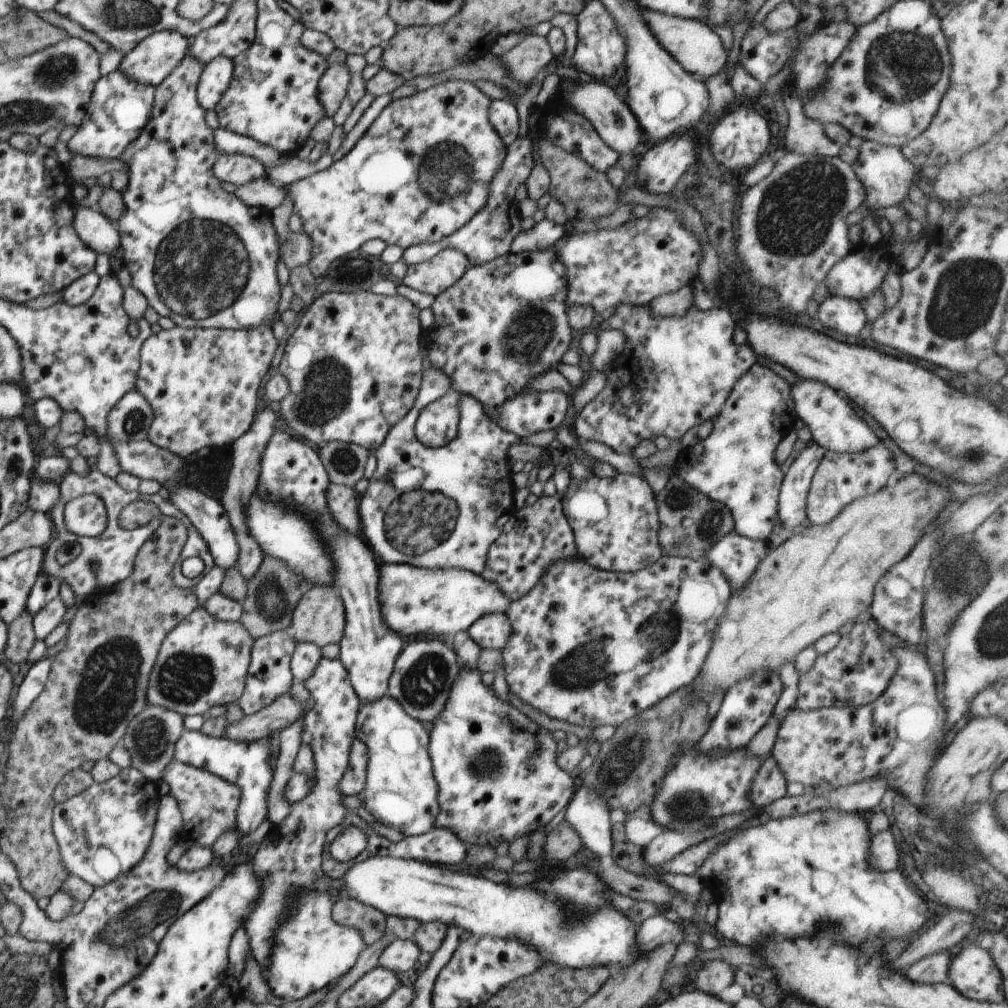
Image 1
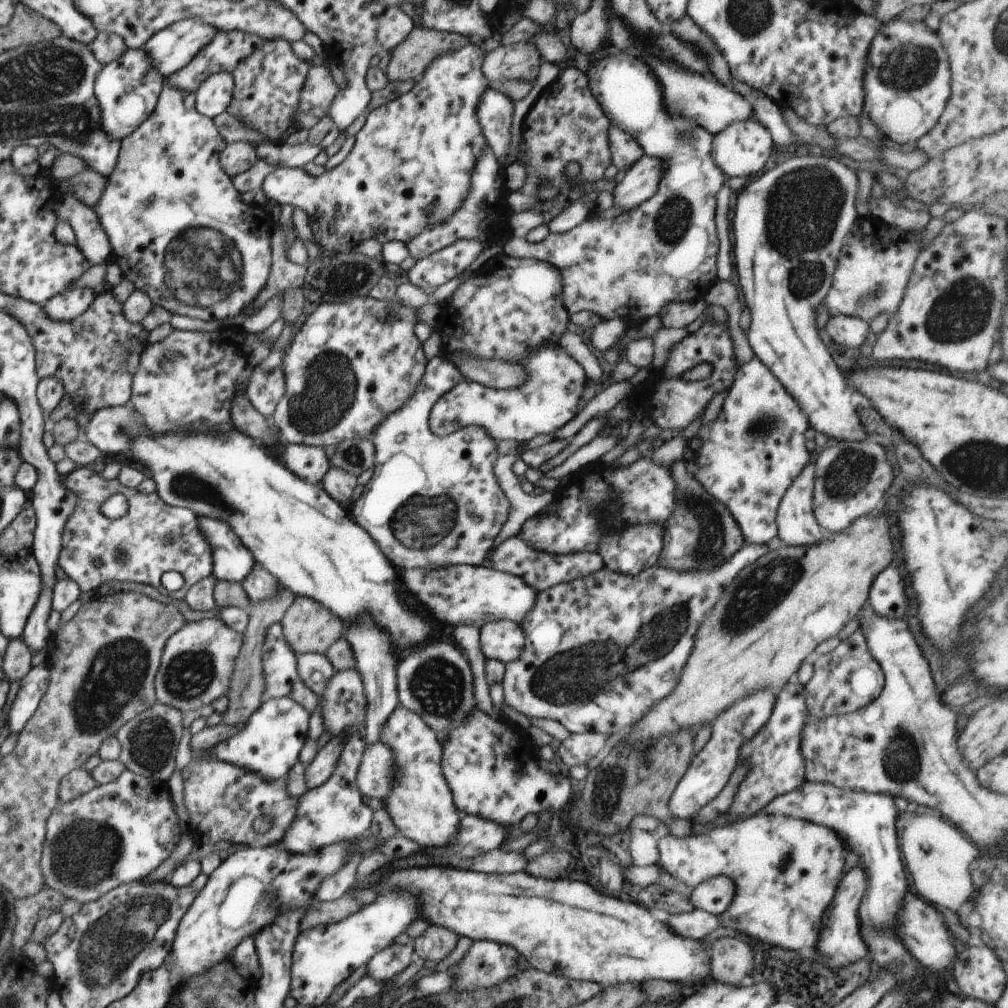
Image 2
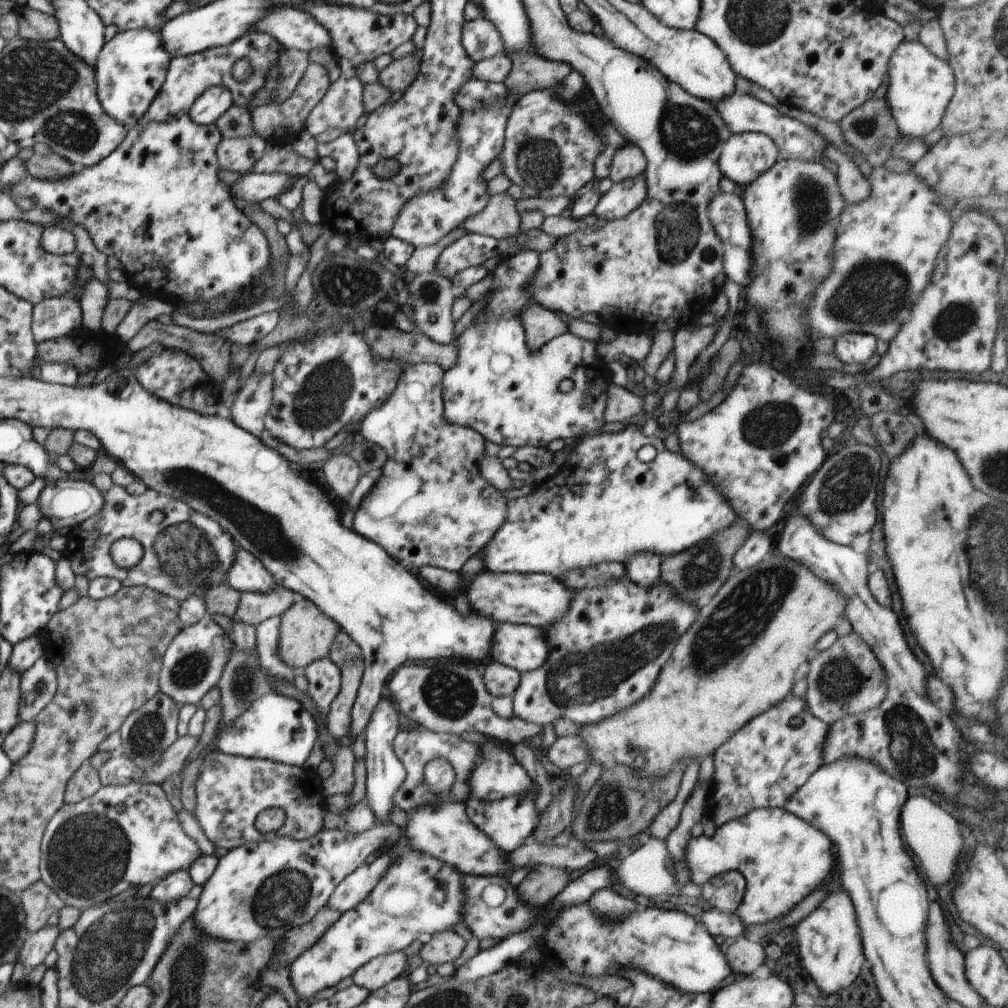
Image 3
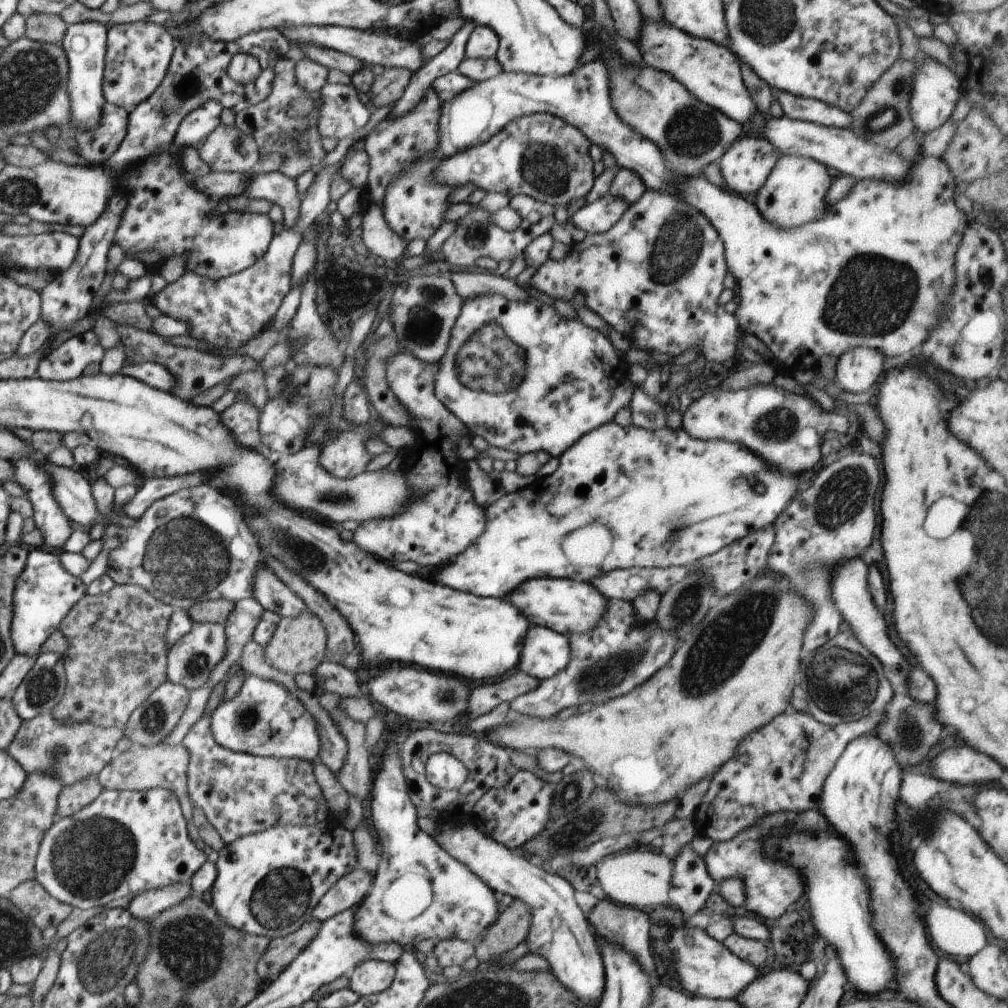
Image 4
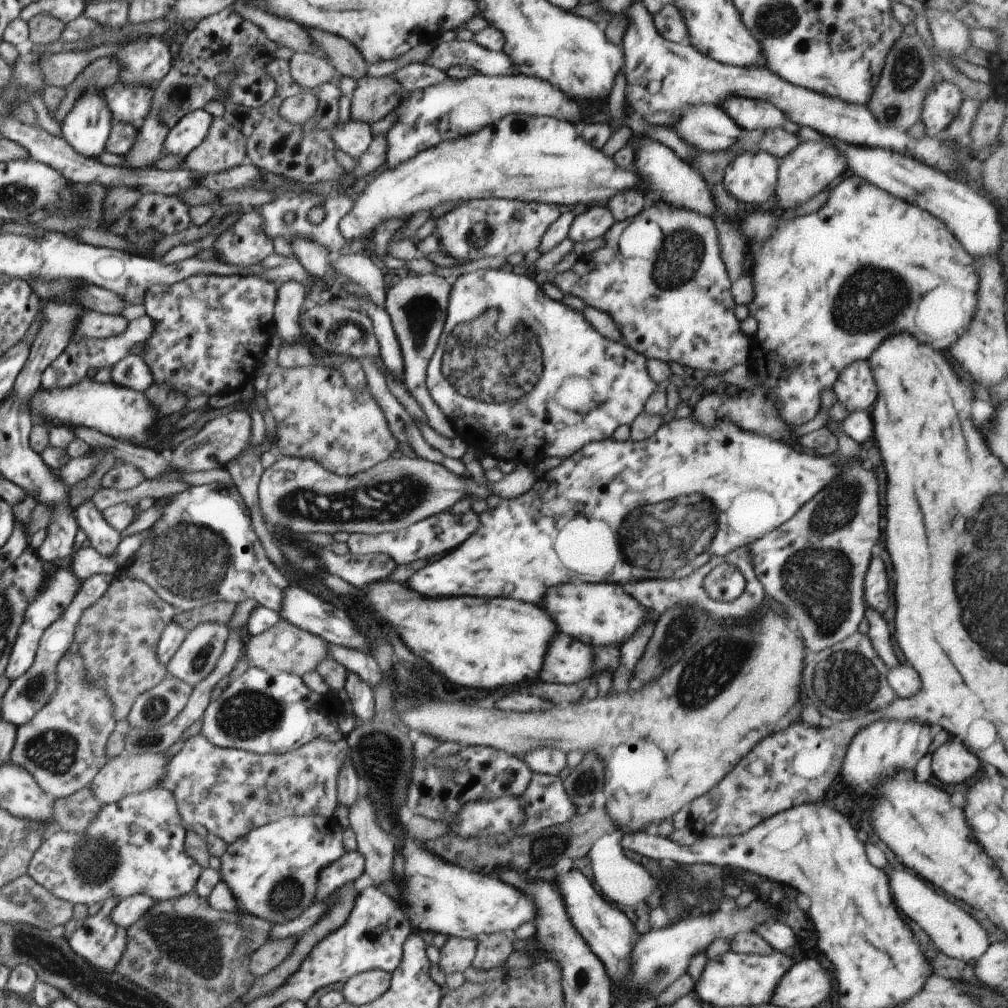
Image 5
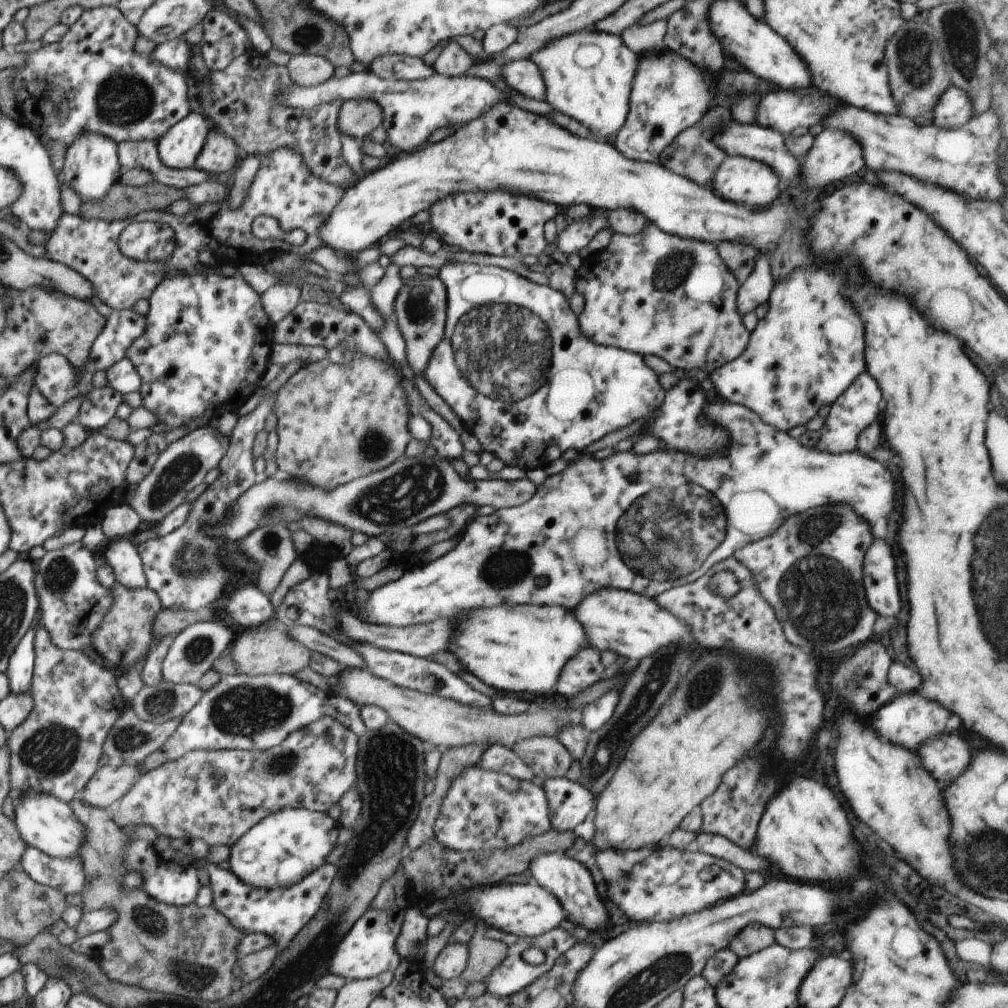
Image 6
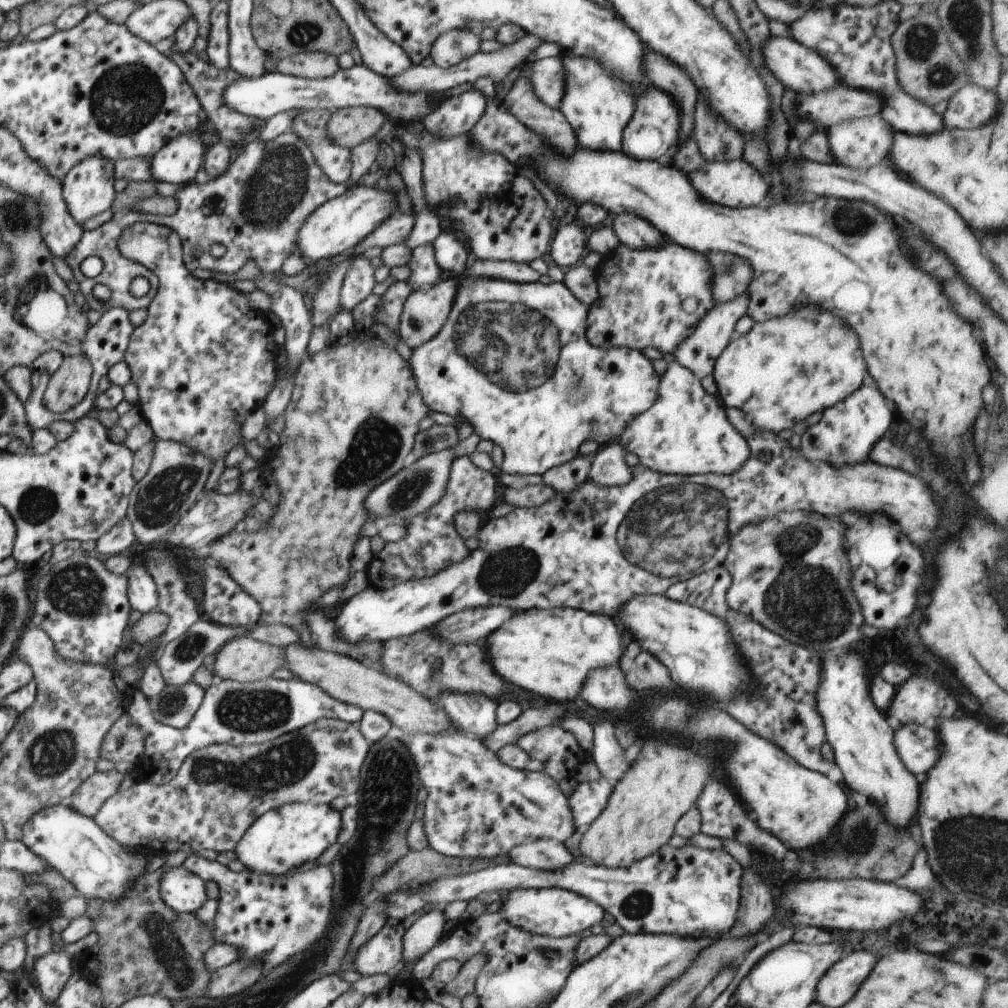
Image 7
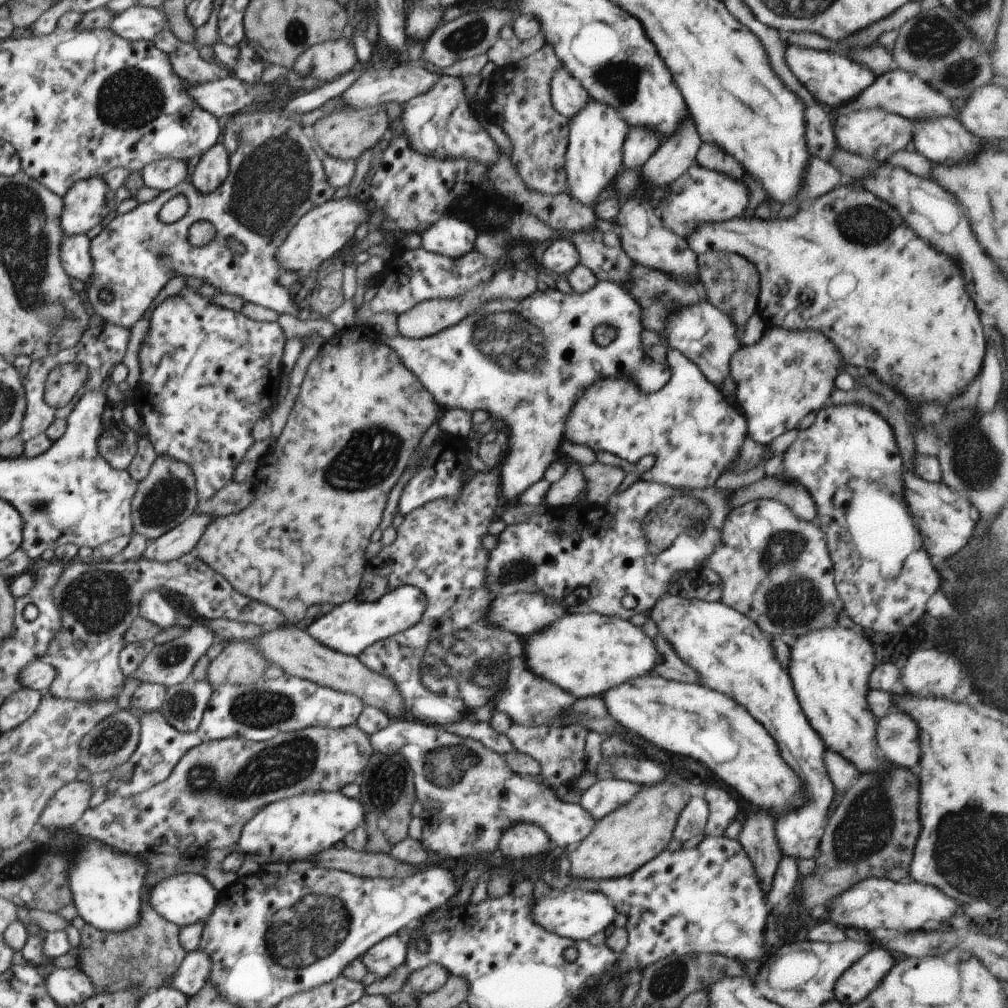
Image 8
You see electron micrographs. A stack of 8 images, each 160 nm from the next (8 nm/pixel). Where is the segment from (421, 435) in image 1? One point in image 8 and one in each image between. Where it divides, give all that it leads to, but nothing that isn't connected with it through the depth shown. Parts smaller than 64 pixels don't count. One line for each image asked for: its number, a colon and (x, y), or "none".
2: (548, 399)
3: (509, 394)
4: (567, 379)
5: (590, 386)
6: (494, 315)
7: (514, 334)
8: (526, 362)

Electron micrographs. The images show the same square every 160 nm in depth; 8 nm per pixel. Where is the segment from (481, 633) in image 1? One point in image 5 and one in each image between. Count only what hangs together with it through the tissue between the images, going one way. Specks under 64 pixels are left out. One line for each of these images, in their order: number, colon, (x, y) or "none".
2: (503, 640)
3: (524, 647)
4: (545, 653)
5: (568, 661)

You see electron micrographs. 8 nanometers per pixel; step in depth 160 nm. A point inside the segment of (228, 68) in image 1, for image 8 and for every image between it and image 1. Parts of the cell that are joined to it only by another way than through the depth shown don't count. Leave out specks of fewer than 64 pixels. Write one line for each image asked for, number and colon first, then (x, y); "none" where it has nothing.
2: (213, 97)
3: (212, 103)
4: (196, 126)
5: (190, 130)
6: (178, 147)
7: (179, 161)
8: (166, 173)

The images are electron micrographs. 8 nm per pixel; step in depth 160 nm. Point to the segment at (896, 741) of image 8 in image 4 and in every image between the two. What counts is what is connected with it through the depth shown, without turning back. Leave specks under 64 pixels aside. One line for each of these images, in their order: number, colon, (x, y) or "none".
4: (957, 764)
5: (951, 764)
6: (946, 757)
7: (919, 748)

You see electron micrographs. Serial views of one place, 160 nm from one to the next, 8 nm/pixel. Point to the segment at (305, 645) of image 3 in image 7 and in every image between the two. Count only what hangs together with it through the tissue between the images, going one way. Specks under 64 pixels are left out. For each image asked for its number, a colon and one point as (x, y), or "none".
4: (298, 645)
5: (284, 647)
6: (257, 652)
7: (245, 659)

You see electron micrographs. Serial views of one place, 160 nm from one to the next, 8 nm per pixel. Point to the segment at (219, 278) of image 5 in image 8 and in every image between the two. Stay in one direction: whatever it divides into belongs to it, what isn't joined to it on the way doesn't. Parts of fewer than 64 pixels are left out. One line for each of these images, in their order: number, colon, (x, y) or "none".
6: (206, 345)
7: (222, 352)
8: (214, 372)

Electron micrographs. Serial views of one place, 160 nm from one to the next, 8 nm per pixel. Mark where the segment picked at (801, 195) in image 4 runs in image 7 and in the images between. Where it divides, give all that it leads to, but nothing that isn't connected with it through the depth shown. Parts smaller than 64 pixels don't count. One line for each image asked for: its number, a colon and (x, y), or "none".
5: (810, 168)
6: (834, 155)
7: (860, 143)

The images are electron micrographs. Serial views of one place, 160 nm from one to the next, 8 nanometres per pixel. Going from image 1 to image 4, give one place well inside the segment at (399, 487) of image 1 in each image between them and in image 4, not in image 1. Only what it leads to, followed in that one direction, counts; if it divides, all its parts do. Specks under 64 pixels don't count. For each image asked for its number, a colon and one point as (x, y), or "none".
2: (433, 502)
3: (431, 505)
4: (443, 521)

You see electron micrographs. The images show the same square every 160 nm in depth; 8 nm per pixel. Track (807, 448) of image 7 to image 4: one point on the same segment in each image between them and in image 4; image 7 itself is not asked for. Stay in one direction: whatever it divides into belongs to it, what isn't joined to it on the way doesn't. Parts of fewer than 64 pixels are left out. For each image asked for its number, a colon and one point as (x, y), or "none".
4: (856, 370)
5: (854, 387)
6: (859, 405)

